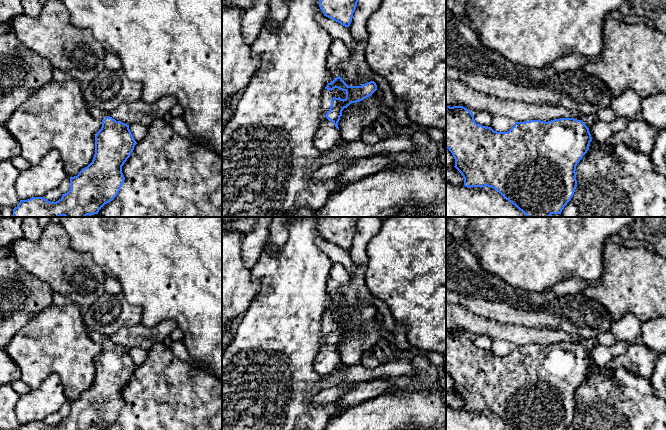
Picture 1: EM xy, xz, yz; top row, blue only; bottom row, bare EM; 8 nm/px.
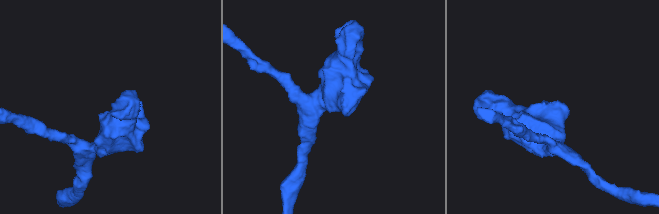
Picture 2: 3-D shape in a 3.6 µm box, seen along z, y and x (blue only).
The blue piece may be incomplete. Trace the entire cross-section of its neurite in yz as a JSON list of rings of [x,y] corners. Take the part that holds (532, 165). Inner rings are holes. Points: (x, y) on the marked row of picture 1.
[[[446,106],[446,148],[455,159],[454,167],[463,176],[465,187],[491,187],[527,217],[549,217],[551,214],[561,214],[573,197],[577,186],[576,166],[589,150],[592,141],[589,128],[597,121],[596,115],[582,115],[578,120],[530,120],[516,122],[507,132],[497,132],[491,127],[477,124],[473,113],[467,108]]]

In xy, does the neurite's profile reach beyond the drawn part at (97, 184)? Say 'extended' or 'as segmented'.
extended

